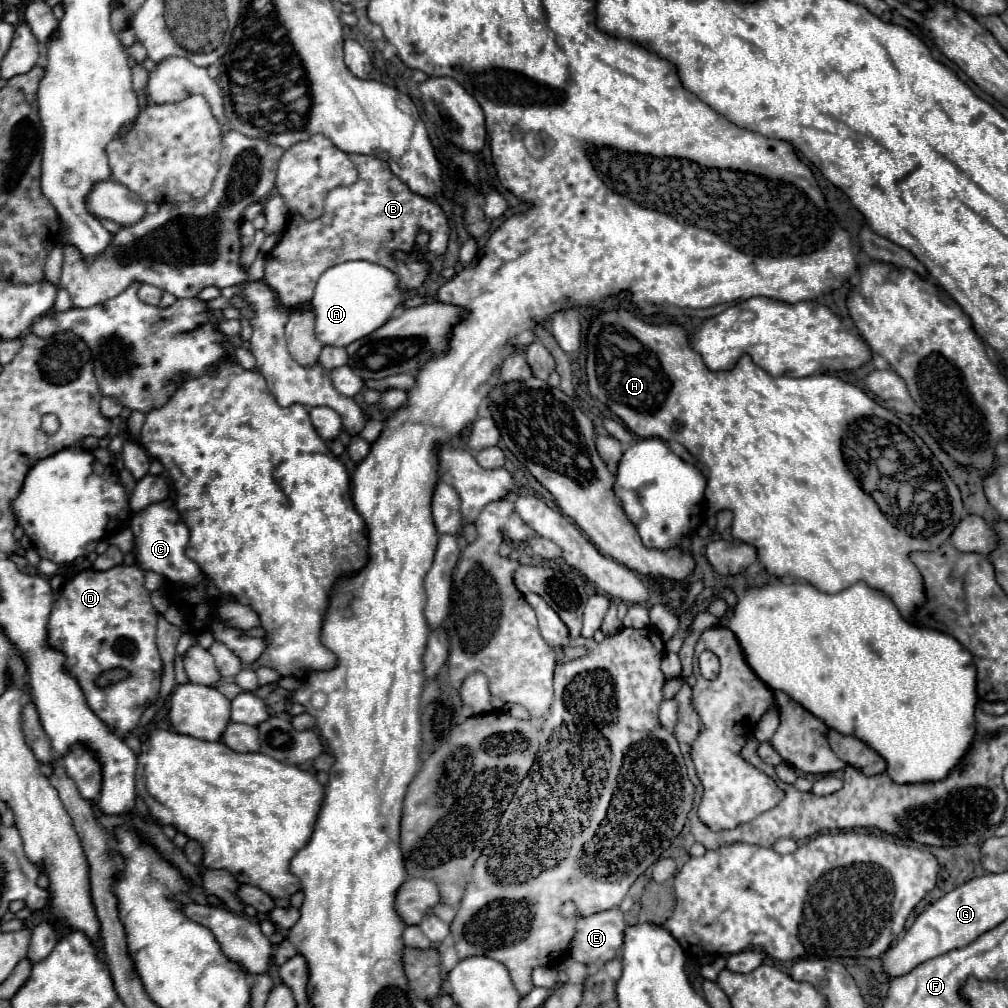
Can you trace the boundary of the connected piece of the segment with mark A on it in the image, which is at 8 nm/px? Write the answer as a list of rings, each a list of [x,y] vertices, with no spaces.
[[[346,261],[346,263],[334,265],[326,273],[322,273],[322,277],[318,279],[316,289],[314,289],[314,297],[310,303],[310,307],[314,309],[314,315],[316,315],[316,337],[324,345],[346,347],[348,343],[354,343],[356,339],[362,339],[362,337],[370,335],[372,331],[376,331],[378,327],[382,327],[392,317],[392,313],[398,307],[402,307],[406,299],[410,299],[414,295],[416,295],[416,289],[398,287],[398,275],[394,275],[390,269],[386,269],[378,263]]]

